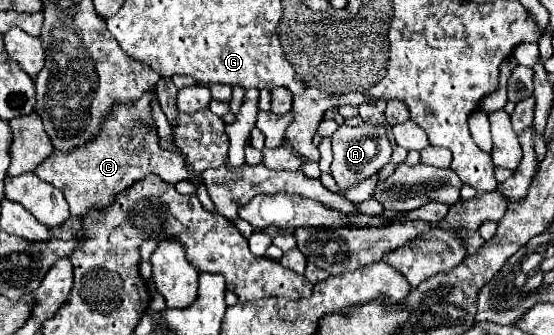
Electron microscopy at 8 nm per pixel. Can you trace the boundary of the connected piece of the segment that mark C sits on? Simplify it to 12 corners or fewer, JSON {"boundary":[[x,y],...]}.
{"boundary":[[152,91],[116,103],[96,139],[36,175],[86,215],[148,173],[188,179],[158,147]]}

